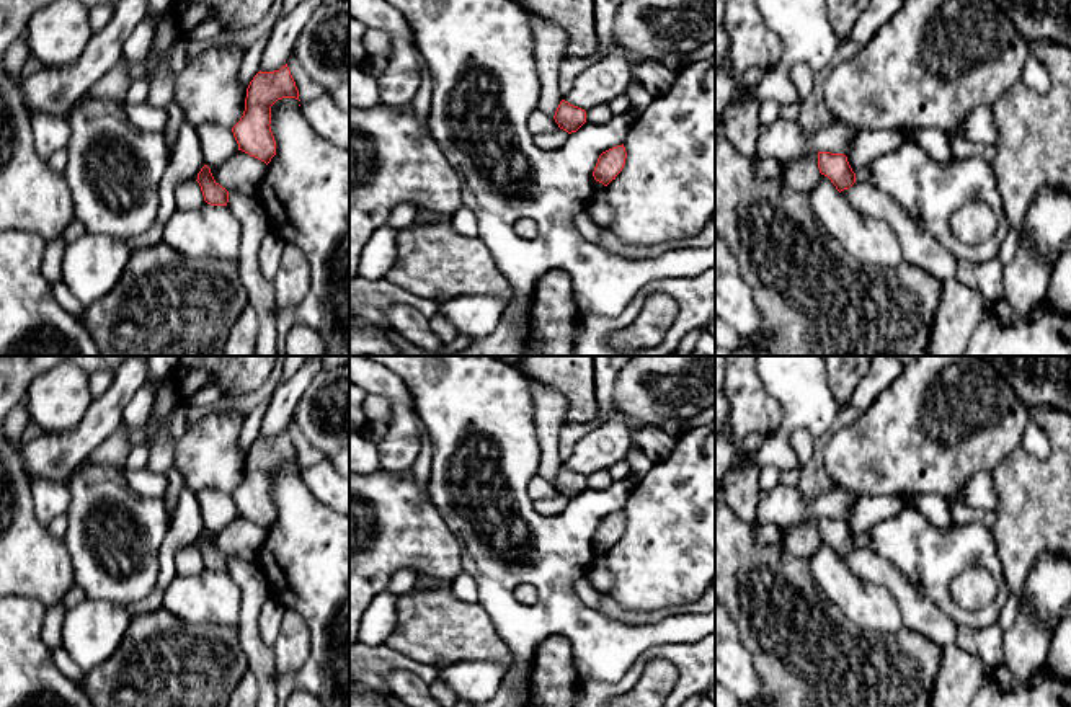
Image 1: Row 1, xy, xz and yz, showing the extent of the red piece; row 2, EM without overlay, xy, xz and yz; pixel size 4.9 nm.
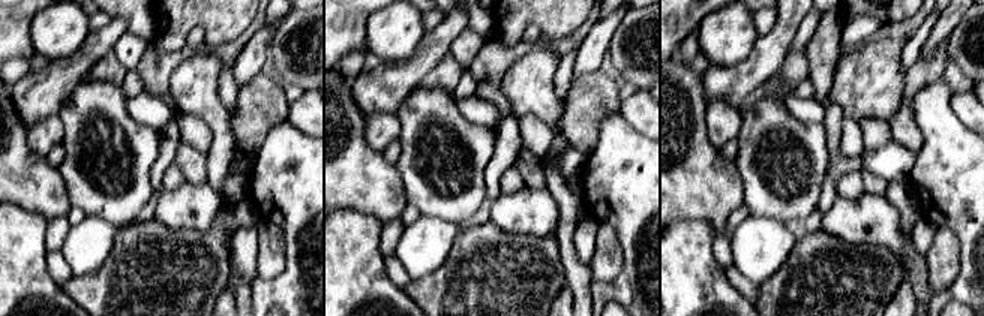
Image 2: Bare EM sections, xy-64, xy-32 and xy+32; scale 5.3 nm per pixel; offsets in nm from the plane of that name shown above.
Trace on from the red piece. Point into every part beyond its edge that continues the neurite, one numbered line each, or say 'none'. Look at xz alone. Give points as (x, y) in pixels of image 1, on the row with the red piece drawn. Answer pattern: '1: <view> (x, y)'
none

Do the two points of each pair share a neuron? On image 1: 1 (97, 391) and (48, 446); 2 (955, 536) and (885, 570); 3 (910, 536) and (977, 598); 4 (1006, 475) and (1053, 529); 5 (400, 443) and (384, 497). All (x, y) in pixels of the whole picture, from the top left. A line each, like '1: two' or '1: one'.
1: two
2: two
3: two
4: one
5: two

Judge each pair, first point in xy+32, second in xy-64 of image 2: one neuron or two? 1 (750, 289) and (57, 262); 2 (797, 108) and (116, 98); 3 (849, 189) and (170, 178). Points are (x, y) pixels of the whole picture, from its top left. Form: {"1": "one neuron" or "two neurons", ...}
{"1": "one neuron", "2": "two neurons", "3": "one neuron"}

